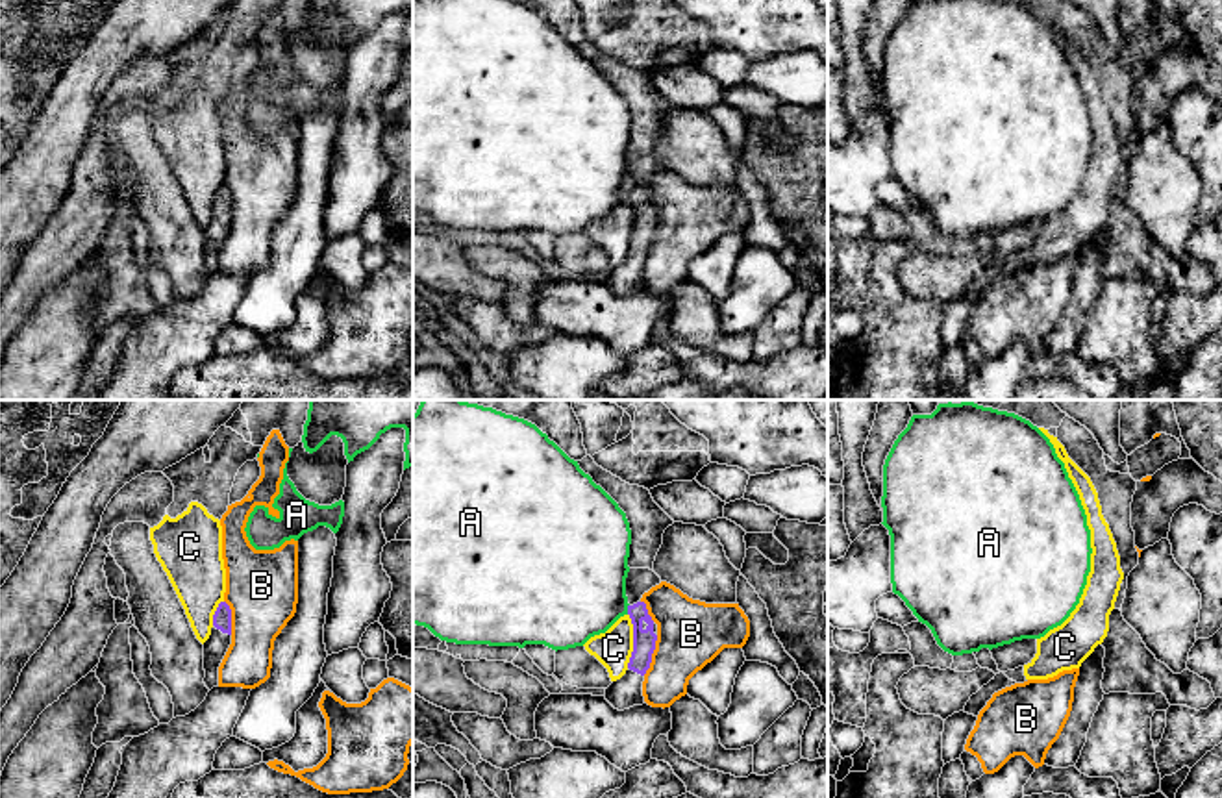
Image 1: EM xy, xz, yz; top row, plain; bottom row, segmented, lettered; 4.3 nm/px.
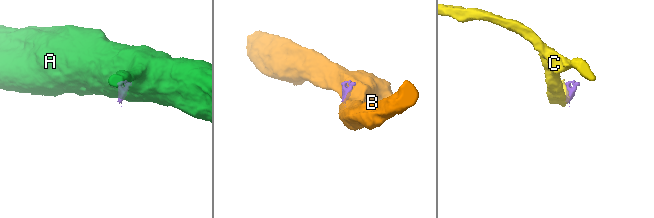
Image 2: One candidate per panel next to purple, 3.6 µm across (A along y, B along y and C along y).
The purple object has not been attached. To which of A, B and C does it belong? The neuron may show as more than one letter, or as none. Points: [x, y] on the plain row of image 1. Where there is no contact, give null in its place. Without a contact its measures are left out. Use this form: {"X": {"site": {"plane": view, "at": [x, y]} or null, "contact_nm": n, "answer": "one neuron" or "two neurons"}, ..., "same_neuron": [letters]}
{"A": {"site": {"plane": "xz", "at": [628, 195]}, "contact_nm": 50, "answer": "two neurons"}, "B": {"site": {"plane": "xz", "at": [650, 241]}, "contact_nm": 190, "answer": "two neurons"}, "C": {"site": {"plane": "xz", "at": [634, 226]}, "contact_nm": 240, "answer": "two neurons"}, "same_neuron": []}

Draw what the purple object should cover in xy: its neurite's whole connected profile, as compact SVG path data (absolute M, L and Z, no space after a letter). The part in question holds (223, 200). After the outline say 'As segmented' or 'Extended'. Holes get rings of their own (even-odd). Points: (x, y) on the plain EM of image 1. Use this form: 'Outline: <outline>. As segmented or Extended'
Outline: M220 187L213 200L209 224L204 228L204 268L211 276L218 270L218 252L231 230L231 194Z. Extended

